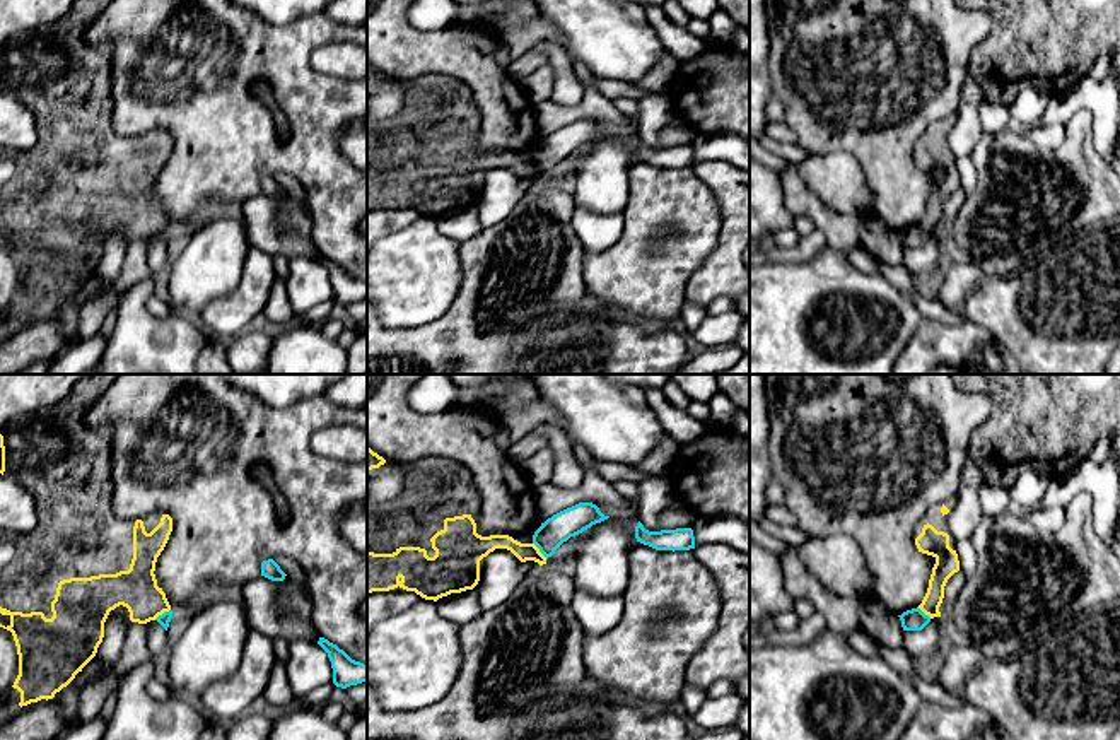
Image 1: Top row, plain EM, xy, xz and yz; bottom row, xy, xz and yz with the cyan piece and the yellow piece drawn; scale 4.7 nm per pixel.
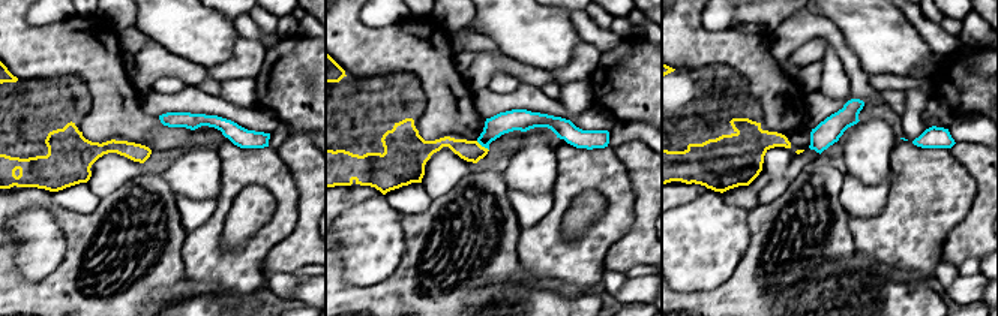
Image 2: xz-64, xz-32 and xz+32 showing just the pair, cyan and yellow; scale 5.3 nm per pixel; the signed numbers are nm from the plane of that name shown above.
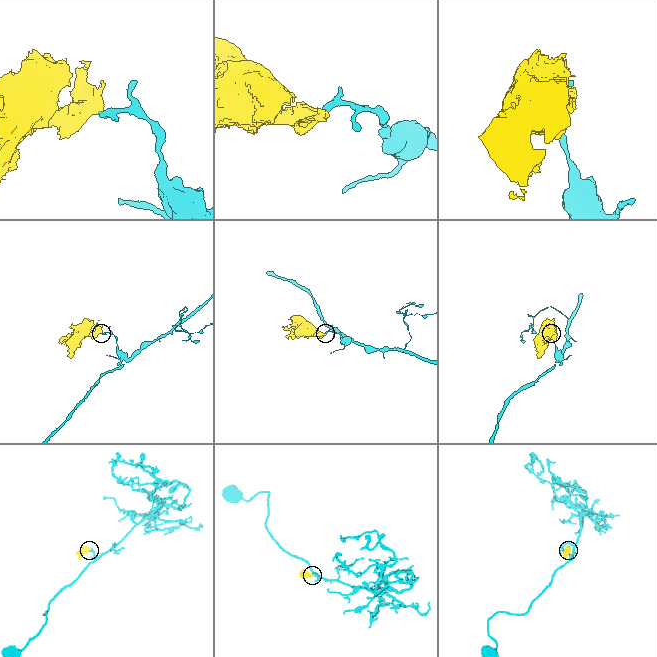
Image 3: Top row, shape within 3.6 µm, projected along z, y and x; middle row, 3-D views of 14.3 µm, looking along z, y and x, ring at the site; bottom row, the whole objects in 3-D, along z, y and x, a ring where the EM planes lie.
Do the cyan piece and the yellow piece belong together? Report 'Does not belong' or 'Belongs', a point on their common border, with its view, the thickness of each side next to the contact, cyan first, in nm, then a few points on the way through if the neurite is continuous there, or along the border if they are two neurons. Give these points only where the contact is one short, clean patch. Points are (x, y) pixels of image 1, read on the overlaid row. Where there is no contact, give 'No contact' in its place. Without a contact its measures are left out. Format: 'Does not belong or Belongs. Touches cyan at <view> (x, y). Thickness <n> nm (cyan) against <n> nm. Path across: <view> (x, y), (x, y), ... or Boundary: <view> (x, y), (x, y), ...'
Does not belong. Touches cyan at xy (163, 614). Thickness 60 nm (cyan) against 200 nm. Boundary: xy (169, 609), (154, 619)

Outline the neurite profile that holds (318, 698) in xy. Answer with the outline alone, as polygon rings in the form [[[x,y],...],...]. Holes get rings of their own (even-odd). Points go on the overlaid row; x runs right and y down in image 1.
[[[333,682],[321,685],[307,696],[295,699],[295,704],[319,711],[328,701],[331,701],[331,692],[335,687],[336,685]]]

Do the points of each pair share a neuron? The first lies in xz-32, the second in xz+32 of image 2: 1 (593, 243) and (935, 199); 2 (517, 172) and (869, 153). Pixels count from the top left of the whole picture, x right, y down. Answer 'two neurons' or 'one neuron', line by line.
1: one neuron
2: one neuron

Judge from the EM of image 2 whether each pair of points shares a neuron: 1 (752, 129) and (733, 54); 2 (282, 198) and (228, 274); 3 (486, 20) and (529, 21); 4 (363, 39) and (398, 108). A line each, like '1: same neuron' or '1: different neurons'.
1: different neurons
2: same neuron
3: same neuron
4: different neurons

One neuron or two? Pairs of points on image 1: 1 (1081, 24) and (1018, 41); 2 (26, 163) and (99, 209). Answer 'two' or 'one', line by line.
1: one
2: one

